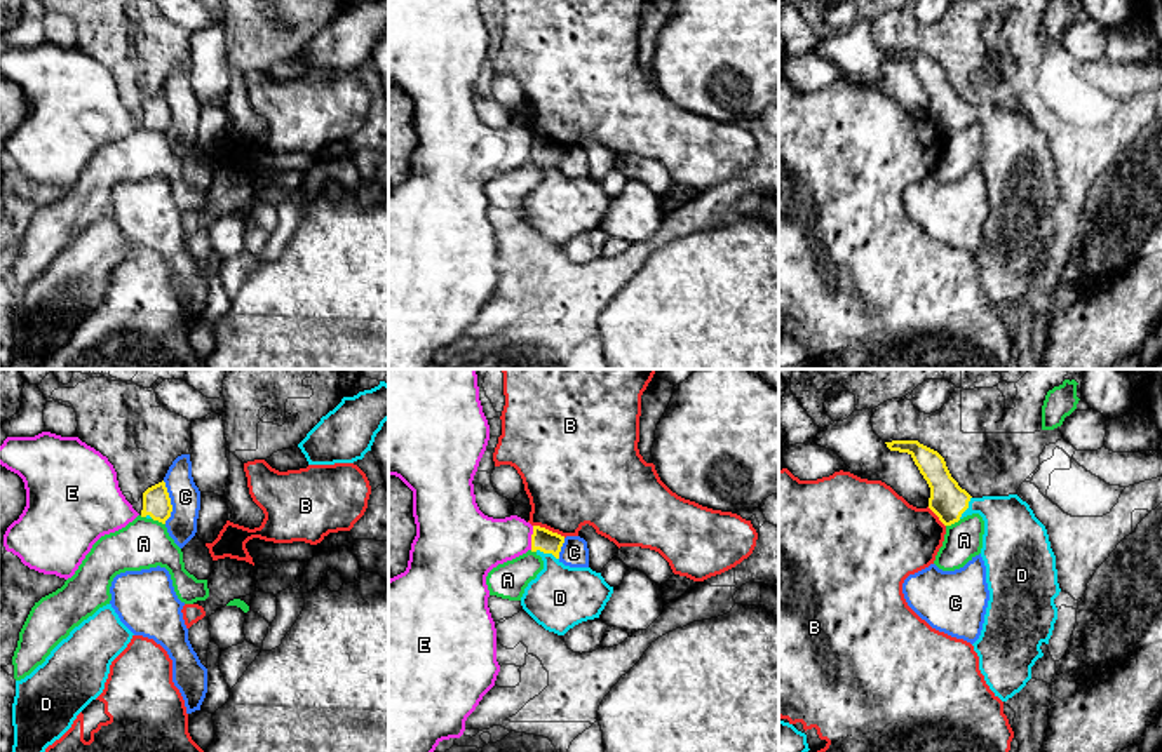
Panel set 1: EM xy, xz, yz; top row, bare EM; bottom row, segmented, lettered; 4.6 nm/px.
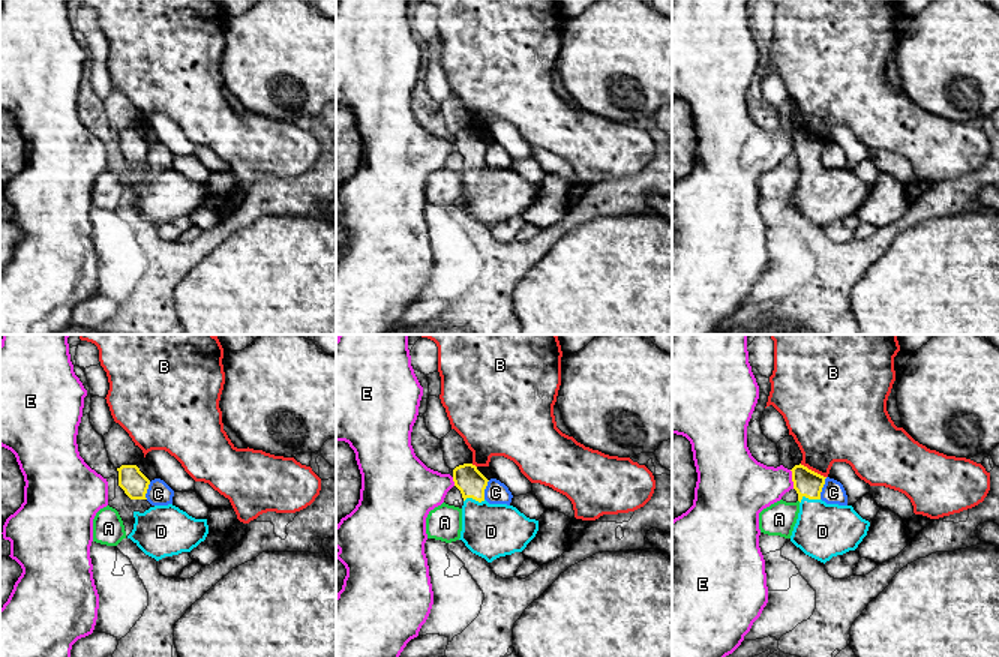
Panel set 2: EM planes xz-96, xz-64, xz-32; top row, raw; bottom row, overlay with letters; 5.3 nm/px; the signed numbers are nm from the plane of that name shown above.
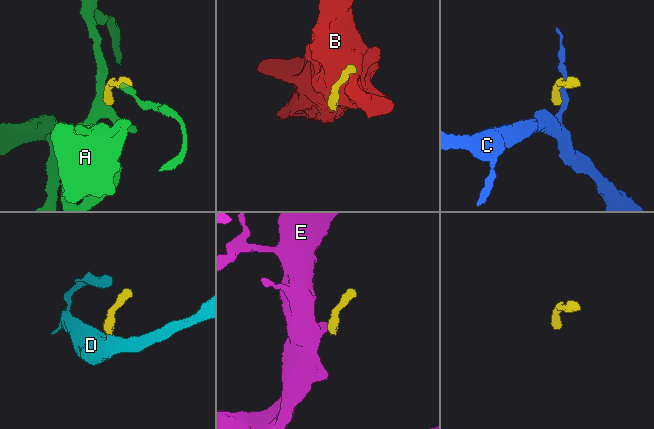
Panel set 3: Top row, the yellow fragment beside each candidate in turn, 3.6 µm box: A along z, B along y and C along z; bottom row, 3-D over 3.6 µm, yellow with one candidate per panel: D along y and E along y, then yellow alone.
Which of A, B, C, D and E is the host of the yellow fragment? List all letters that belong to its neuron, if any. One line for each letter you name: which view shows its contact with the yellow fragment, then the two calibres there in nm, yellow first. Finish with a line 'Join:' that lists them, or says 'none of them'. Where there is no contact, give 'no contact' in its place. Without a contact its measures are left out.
D: contact in xz; calibres 110 and 300 nm
Join: D

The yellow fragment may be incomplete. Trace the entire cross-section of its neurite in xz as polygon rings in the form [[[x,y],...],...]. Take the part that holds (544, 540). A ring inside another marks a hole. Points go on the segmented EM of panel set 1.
[[[533,526],[531,552],[542,557],[544,569],[528,583],[523,609],[545,630],[564,635],[575,625],[599,618],[613,594],[601,573],[570,567],[559,561],[564,536]]]

